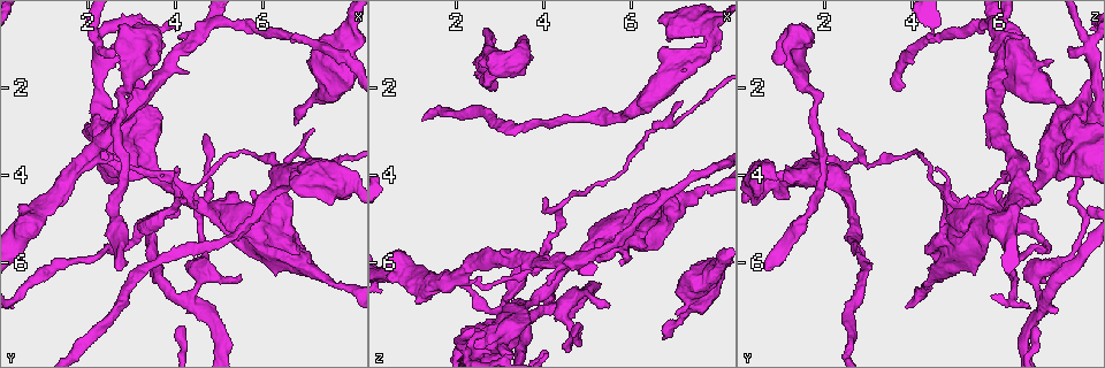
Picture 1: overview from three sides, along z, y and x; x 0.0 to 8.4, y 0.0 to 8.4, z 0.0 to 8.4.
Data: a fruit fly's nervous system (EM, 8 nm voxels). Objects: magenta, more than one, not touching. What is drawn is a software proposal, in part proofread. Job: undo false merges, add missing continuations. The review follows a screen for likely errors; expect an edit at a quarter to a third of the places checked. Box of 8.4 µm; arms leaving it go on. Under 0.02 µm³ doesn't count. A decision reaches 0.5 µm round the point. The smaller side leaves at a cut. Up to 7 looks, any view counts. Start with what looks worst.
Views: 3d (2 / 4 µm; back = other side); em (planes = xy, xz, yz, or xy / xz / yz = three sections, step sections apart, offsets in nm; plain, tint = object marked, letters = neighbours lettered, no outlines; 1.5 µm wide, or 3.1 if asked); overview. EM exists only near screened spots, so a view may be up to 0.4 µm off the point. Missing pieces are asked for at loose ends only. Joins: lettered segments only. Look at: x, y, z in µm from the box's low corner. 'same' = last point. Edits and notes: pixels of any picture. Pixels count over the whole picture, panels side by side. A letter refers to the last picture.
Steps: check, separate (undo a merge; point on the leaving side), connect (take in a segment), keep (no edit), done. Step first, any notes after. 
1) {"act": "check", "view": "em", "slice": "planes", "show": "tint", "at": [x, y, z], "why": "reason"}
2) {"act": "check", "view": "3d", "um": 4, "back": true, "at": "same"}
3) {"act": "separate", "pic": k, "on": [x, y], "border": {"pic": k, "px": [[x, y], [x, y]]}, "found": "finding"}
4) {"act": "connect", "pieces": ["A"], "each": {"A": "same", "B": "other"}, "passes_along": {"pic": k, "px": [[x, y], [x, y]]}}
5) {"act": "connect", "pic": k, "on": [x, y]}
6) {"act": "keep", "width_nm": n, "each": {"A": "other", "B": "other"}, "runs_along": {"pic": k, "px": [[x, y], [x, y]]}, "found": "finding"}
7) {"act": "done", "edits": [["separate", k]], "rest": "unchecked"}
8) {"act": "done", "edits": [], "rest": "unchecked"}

{"act": "check", "view": "em", "slice": "xy", "step": 4, "show": "letters", "at": [2.70, 6.15, 0.60], "why": "free end"}

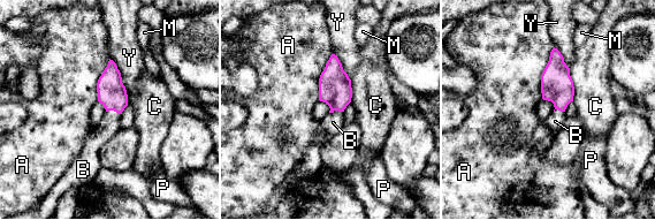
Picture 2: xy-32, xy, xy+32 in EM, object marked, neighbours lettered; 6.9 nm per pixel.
{"act": "connect", "pieces": ["B"], "each": {"A": "other", "B": "same", "C": "other", "M": "other", "P": "other", "Y": "other"}, "passes_along": {"pic": 2, "px": [[112, 93], [113, 110], [109, 124]]}, "found": "the neuron continues"}

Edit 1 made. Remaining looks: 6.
{"act": "check", "view": "em", "slice": "xy", "step": 4, "show": "letters", "at": [6.75, 2.85, 7.75], "why": "branch stops here"}

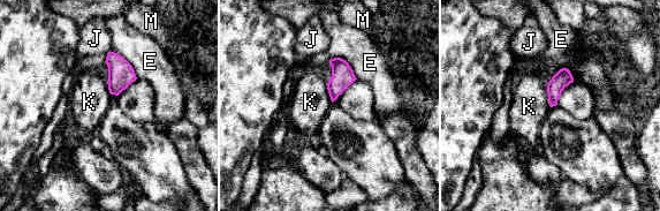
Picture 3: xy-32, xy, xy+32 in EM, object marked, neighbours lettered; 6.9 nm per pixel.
{"act": "keep", "each": {"E": "other", "J": "other", "K": "other", "M": "other"}, "border": {"pic": 3, "px": [[546, 84], [547, 103], [551, 106]]}, "found": "none of them fits"}

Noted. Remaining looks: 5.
{"act": "check", "view": "3d", "um": 2, "back": true, "at": [7.20, 2.95, 2.35], "why": "branch stops here"}

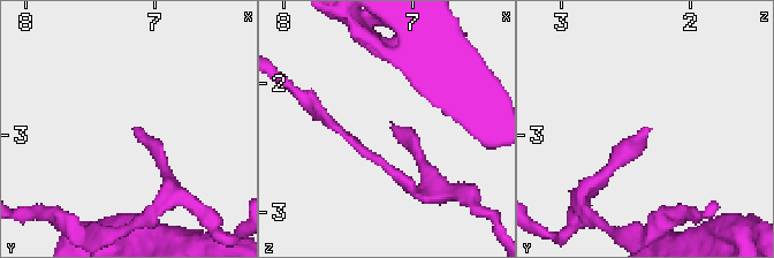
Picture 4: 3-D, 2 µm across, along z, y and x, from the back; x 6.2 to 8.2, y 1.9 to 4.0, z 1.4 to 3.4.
{"act": "check", "view": "em", "slice": "yz", "step": 4, "show": "letters", "at": [7.18, 2.96, 2.34], "why": "need the tissue"}

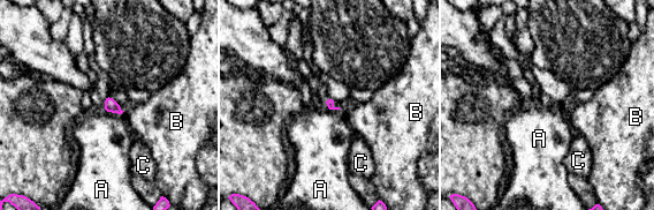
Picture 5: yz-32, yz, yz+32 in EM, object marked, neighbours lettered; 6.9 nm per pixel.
{"act": "keep", "each": {"A": "other", "B": "other", "C": "other"}, "border": {"pic": 5, "px": [[106, 110], [121, 114]]}, "found": "no lettered segment goes on from it"}

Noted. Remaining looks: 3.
{"act": "done", "edits": [["connect", 2]], "rest": "unchecked"}

